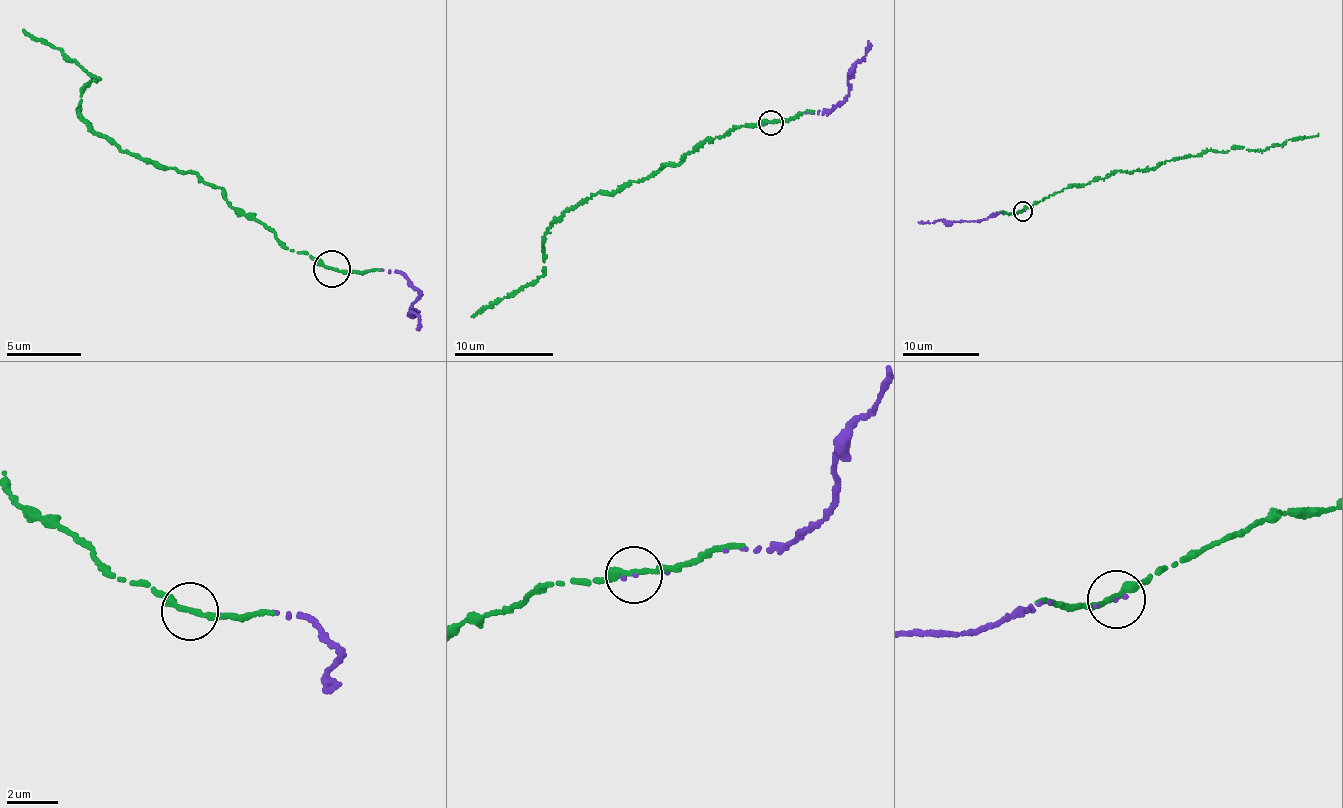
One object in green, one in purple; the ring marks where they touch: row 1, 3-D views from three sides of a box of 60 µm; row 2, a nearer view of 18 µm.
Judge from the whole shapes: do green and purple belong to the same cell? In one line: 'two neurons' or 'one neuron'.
one neuron

